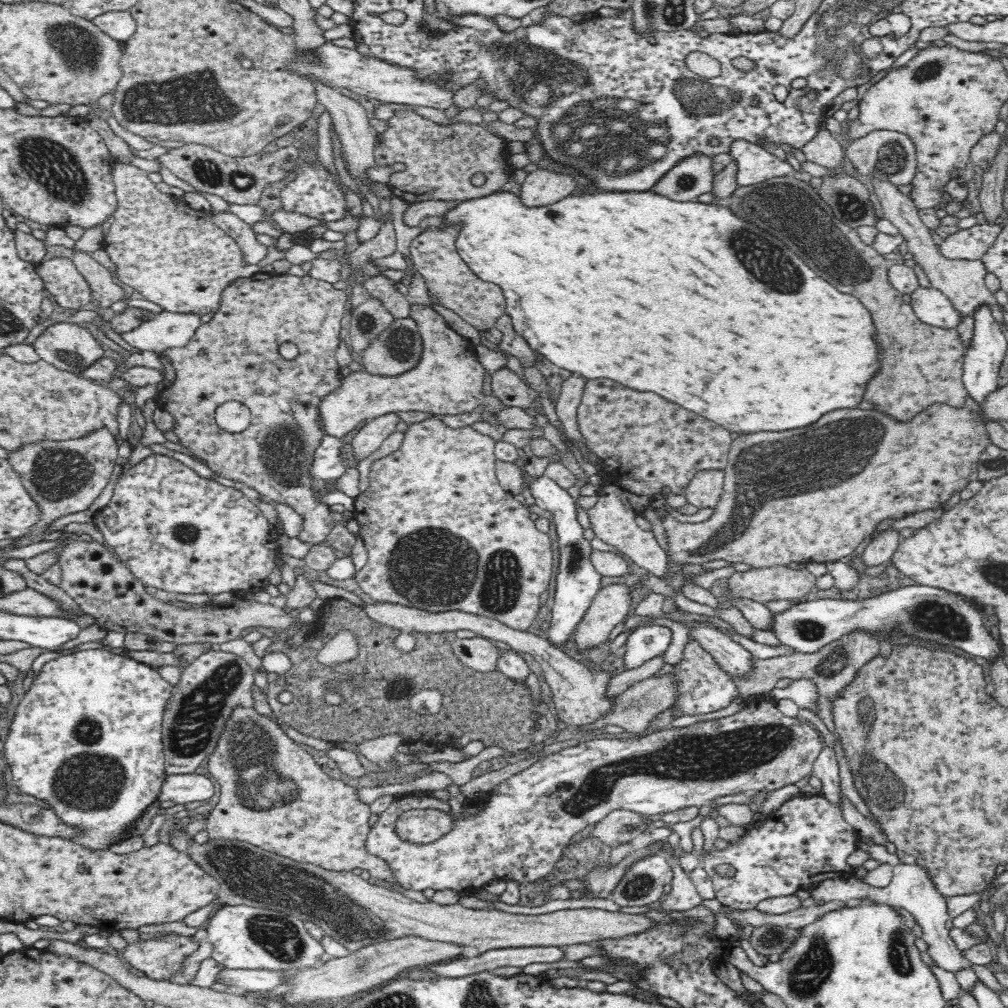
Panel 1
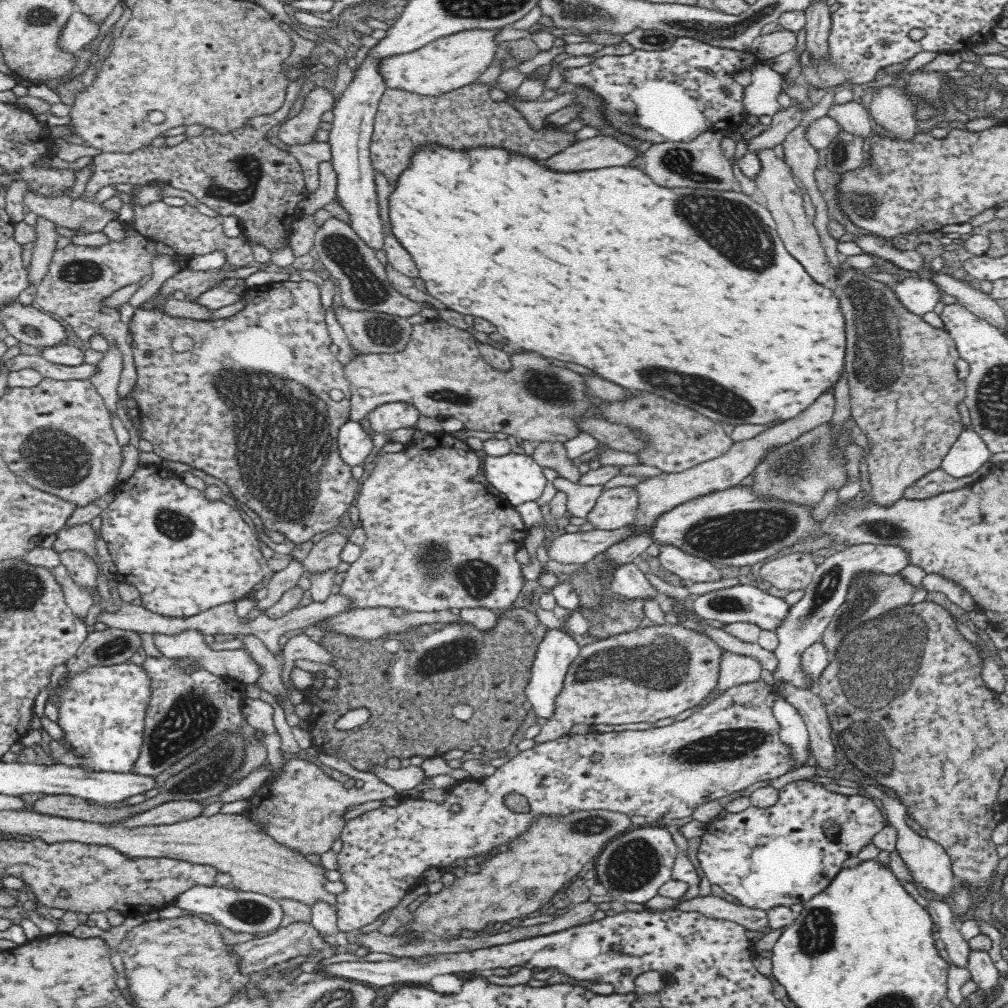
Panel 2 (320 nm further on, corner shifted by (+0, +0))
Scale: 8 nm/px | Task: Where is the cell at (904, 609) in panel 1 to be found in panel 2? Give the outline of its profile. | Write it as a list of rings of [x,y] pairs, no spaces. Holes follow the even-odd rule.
[[[744,584],[734,585],[733,587],[715,590],[708,592],[708,594],[702,594],[702,596],[694,597],[693,604],[694,613],[703,619],[718,620],[718,622],[724,622],[724,624],[751,622],[764,630],[772,631],[780,624],[780,618],[784,618],[788,608],[790,608],[782,598],[775,598],[759,588]]]

